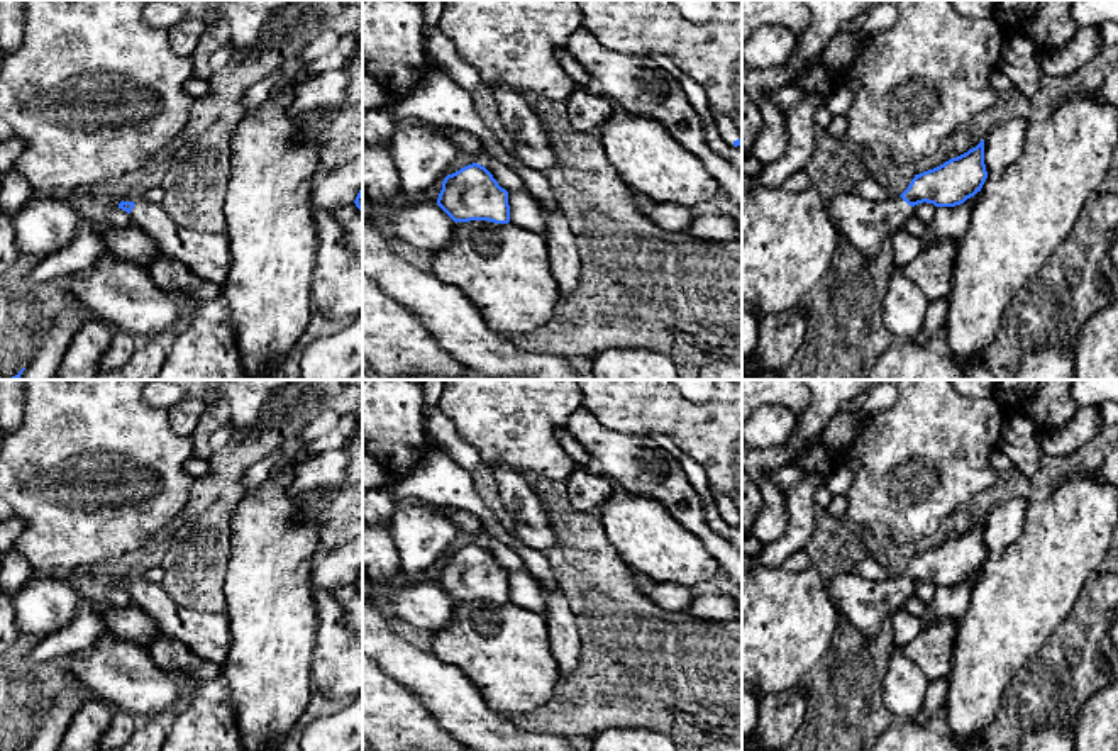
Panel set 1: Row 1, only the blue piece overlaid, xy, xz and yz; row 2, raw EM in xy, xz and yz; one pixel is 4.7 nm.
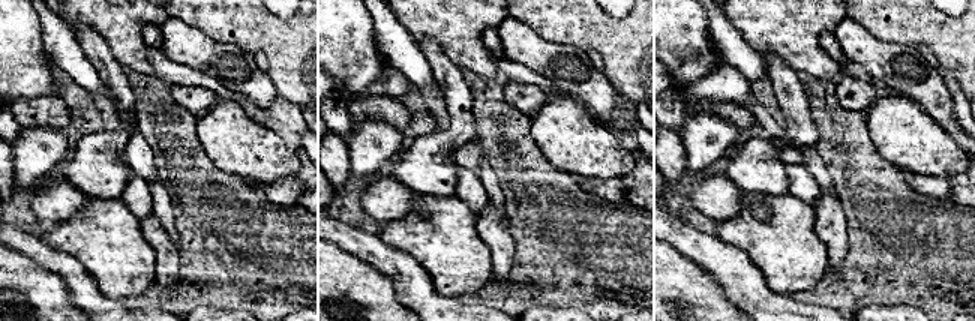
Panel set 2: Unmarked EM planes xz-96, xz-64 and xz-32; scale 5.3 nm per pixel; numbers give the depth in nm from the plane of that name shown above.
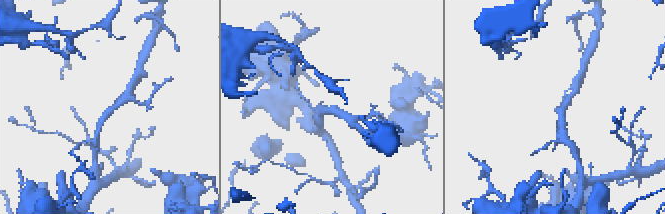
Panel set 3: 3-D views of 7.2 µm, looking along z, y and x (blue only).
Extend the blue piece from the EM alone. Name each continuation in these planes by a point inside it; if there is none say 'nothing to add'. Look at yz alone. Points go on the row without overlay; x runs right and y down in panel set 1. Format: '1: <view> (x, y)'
1: yz (866, 604)

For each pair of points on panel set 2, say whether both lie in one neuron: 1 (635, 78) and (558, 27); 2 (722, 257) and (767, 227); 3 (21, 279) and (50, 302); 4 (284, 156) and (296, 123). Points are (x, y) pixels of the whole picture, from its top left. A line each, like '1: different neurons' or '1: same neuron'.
1: same neuron
2: different neurons
3: same neuron
4: different neurons

